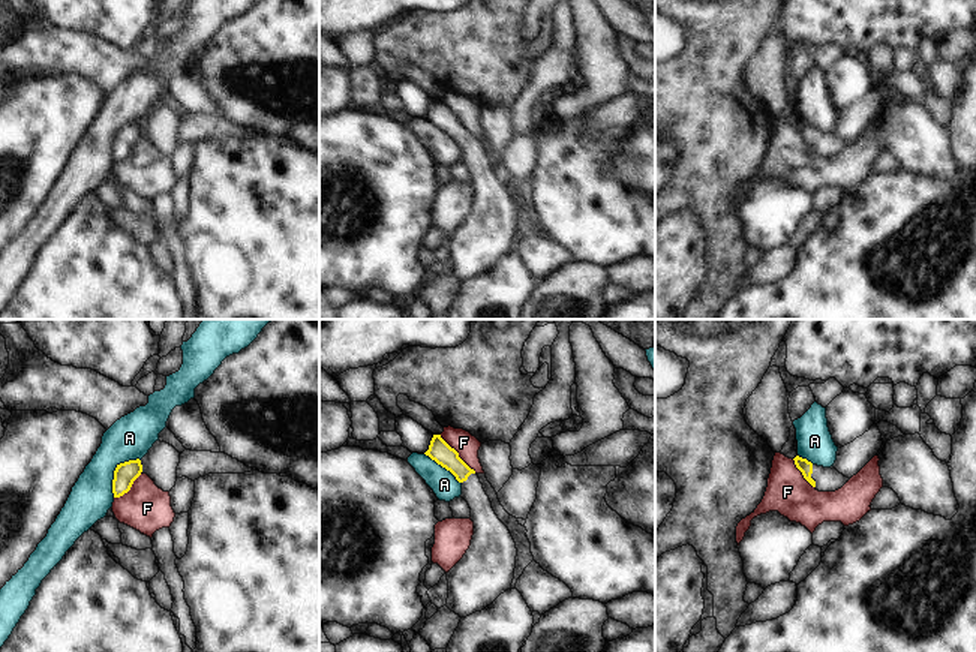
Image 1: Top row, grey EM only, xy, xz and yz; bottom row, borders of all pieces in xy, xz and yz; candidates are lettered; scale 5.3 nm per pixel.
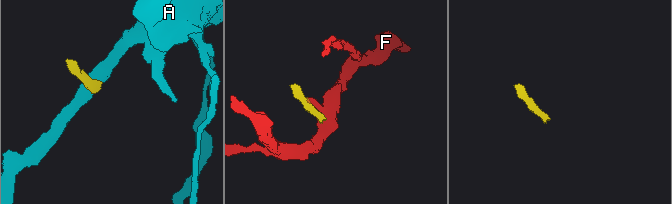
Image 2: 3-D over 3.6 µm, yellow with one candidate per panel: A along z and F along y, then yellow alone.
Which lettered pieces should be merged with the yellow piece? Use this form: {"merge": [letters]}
{"merge": []}

